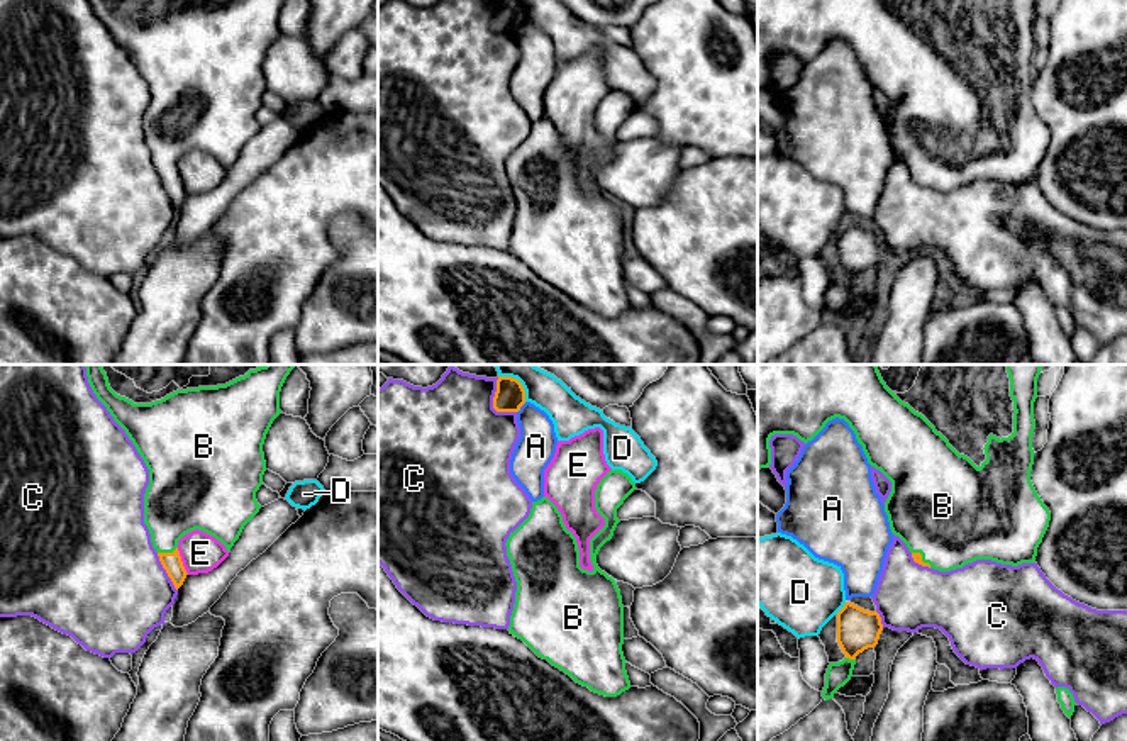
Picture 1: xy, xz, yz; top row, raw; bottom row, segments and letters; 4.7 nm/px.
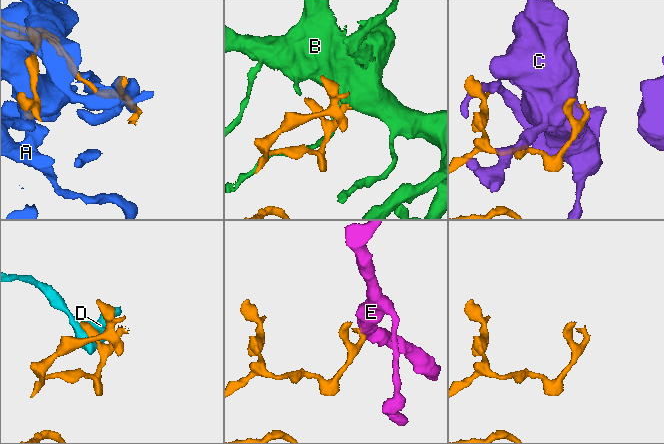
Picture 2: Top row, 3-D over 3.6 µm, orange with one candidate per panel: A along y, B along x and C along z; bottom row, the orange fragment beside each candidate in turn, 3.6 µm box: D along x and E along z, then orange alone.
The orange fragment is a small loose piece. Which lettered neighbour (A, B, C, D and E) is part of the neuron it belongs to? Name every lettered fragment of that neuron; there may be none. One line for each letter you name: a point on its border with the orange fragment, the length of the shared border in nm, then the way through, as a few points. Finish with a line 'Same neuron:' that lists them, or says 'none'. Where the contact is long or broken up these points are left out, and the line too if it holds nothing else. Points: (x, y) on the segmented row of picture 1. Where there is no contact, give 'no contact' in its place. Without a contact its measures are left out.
B: meets orange in xy at (166, 553); contact 100 nm long
Same neuron: B

